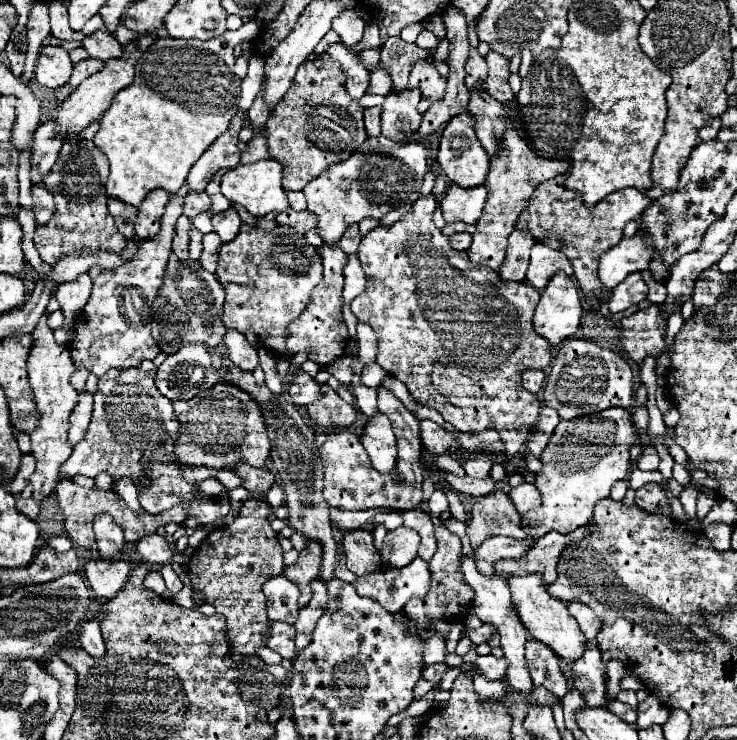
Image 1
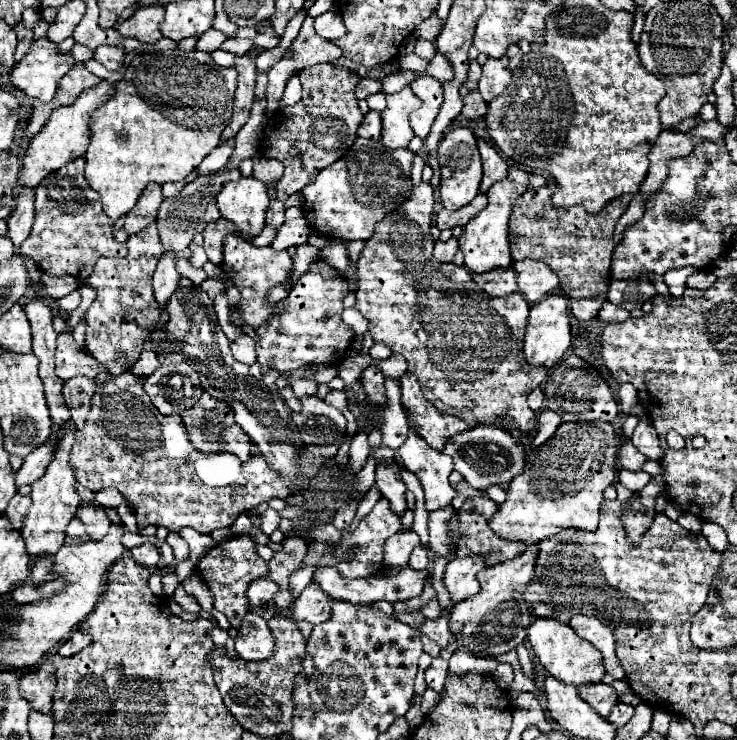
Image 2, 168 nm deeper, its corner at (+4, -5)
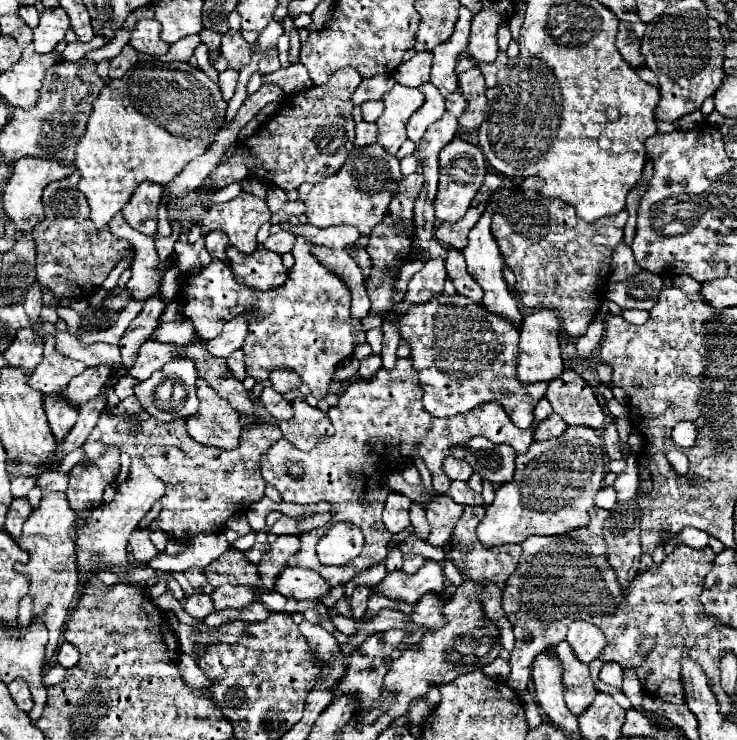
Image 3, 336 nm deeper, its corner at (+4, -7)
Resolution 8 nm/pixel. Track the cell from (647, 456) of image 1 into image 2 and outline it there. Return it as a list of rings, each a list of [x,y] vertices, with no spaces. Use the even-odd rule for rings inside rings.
[[[632,443],[622,445],[618,455],[620,455],[620,465],[630,471],[640,471],[644,467],[644,463],[648,461],[648,457],[644,457]]]

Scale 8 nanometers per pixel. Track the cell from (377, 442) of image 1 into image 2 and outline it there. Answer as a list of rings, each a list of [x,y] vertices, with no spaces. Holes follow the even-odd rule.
[[[396,461],[376,465],[376,487],[380,489],[382,497],[386,497],[390,501],[390,509],[398,515],[402,515],[406,511],[406,499],[404,499],[406,485],[404,485],[400,473],[402,471]]]

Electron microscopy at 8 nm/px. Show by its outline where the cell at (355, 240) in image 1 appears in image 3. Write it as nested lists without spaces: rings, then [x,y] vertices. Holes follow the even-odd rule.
[[[238,315],[232,321],[224,325],[224,331],[212,339],[212,341],[202,341],[202,345],[208,349],[212,357],[228,357],[234,349],[240,349],[244,343],[244,337],[248,335],[248,321],[250,315]]]

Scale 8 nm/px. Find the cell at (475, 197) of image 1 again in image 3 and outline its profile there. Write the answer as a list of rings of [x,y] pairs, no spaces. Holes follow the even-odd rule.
[[[470,207],[468,213],[464,215],[464,219],[456,221],[456,223],[440,223],[436,227],[436,239],[442,241],[448,247],[456,247],[458,251],[462,251],[468,245],[468,233],[470,229],[478,223],[480,219],[480,211],[476,207]]]

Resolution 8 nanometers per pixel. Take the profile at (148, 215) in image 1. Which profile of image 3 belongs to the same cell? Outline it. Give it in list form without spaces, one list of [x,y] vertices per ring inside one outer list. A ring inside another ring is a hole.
[[[144,181],[136,187],[132,199],[124,207],[126,221],[144,235],[156,233],[156,213],[160,205],[162,187],[152,181]]]

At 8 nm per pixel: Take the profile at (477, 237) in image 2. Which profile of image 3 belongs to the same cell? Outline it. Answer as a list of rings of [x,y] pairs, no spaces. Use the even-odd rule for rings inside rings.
[[[502,189],[502,191],[498,191],[498,193],[492,195],[492,203],[490,203],[488,209],[484,211],[484,215],[480,217],[480,221],[476,223],[476,227],[470,231],[470,235],[468,235],[468,247],[466,247],[462,253],[464,253],[464,257],[466,257],[468,273],[472,275],[472,279],[474,279],[474,281],[482,287],[482,291],[484,291],[484,297],[482,297],[482,305],[484,305],[484,309],[488,309],[488,311],[494,313],[494,315],[500,315],[500,317],[508,319],[508,321],[512,323],[512,327],[520,329],[522,313],[520,313],[520,309],[518,309],[518,301],[516,301],[514,295],[508,291],[508,285],[506,285],[506,281],[502,279],[504,257],[502,257],[502,253],[498,251],[496,239],[494,239],[492,233],[490,233],[490,221],[492,221],[494,205],[496,205],[500,199],[504,199],[504,197],[512,195],[512,193],[514,193],[514,191],[510,191],[510,189]]]

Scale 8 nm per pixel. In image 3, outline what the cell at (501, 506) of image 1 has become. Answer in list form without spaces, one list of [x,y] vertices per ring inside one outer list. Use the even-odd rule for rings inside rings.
[[[464,507],[464,515],[458,519],[456,527],[454,527],[454,535],[450,541],[450,559],[452,563],[460,569],[460,573],[470,579],[470,581],[492,581],[498,587],[502,587],[506,583],[506,579],[512,575],[512,571],[516,569],[516,561],[518,561],[518,551],[516,547],[510,547],[510,551],[506,553],[496,553],[494,549],[486,549],[480,545],[480,541],[476,539],[476,527],[484,517],[484,507]]]

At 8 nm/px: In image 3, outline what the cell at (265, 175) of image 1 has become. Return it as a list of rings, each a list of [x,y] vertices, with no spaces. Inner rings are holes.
[[[242,191],[236,199],[214,205],[202,219],[200,229],[204,237],[216,229],[224,231],[230,239],[230,245],[248,255],[256,251],[256,233],[262,223],[270,221],[270,215],[272,213],[262,199]]]

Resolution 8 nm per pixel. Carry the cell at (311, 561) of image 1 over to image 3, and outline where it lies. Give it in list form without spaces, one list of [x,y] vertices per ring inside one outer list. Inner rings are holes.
[[[280,535],[274,543],[270,543],[270,549],[262,555],[258,563],[258,575],[260,575],[260,591],[270,593],[278,573],[286,567],[288,559],[298,551],[300,539],[296,535]]]

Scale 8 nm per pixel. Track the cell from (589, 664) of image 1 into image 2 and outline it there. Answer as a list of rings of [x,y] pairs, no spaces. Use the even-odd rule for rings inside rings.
[[[592,683],[592,685],[582,685],[578,689],[580,697],[584,701],[590,703],[590,707],[600,713],[600,717],[608,719],[610,711],[612,711],[612,705],[618,703],[618,695],[614,691],[614,687],[606,685],[606,683]]]

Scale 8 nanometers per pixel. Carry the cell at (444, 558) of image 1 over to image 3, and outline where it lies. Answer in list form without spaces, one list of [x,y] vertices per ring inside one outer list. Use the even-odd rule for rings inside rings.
[[[442,495],[436,497],[428,507],[426,507],[426,515],[428,515],[428,523],[432,525],[432,533],[428,537],[428,542],[434,546],[443,547],[450,541],[450,535],[454,531],[456,521],[460,519],[464,507],[454,503],[450,499],[450,495]]]

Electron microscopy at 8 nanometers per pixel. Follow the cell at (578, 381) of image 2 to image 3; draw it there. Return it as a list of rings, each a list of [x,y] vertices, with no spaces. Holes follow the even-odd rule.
[[[566,369],[560,379],[548,383],[546,399],[554,413],[558,413],[568,425],[582,425],[590,429],[604,427],[604,411],[592,387],[572,369]]]

